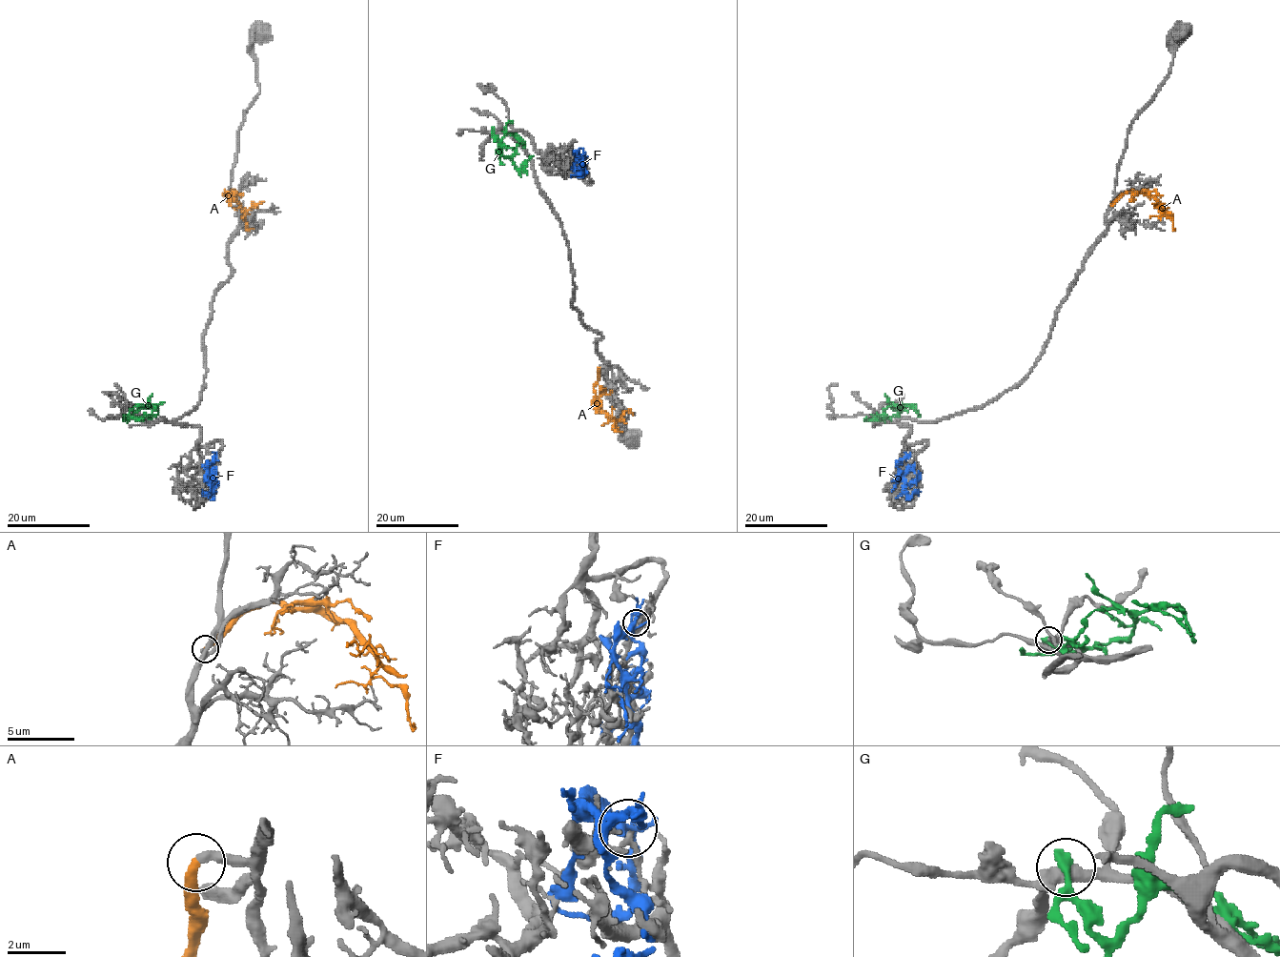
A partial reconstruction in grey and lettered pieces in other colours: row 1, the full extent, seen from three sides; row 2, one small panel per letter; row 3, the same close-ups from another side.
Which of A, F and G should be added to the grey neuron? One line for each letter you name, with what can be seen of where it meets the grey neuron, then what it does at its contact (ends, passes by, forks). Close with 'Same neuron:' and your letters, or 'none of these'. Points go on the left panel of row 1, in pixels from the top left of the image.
A: contact (230, 205); it ends
Same neuron: A

